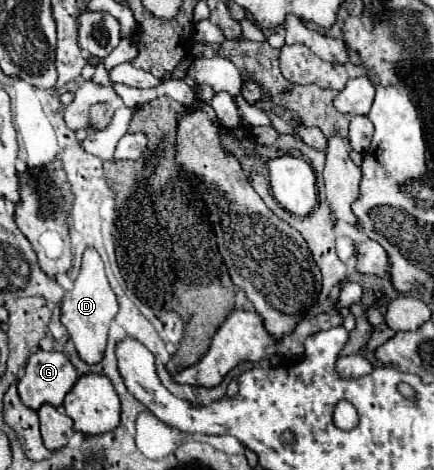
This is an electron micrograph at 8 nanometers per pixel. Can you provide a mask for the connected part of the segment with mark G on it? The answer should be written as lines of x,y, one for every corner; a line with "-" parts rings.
39,349
39,351
35,351
35,353
27,359
25,373
23,373
23,377
19,379
19,383
17,383
17,391
19,391
21,401
23,401
29,409
33,409
33,411
37,411
37,409
39,409
41,405
45,405
45,403
49,403
49,405
53,405
53,407
59,407
59,405
63,403
63,397
65,397
65,395
71,391
71,387
77,383
77,379
79,379
79,375
77,375
73,363
69,361
69,357
67,357
65,353

